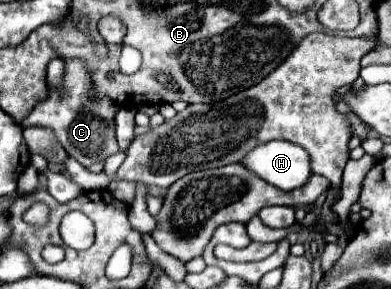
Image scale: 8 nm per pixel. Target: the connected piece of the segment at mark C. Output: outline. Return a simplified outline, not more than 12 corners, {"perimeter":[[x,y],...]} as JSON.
{"perimeter":[[79,59],[21,125],[53,129],[83,167],[117,153],[109,99]]}

